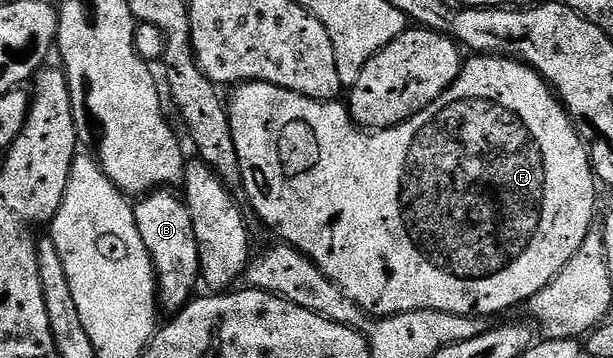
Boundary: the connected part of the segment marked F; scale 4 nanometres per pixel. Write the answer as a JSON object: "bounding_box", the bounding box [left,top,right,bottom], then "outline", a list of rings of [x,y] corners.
{"bounding_box":[228,54,596,319],"outline":[[[480,54],[467,57],[462,63],[462,71],[458,79],[435,102],[428,104],[428,108],[424,108],[416,116],[408,119],[408,121],[401,122],[399,126],[373,132],[359,126],[350,114],[349,109],[343,103],[341,106],[341,101],[338,100],[317,102],[314,98],[297,94],[291,90],[285,90],[279,86],[273,86],[267,82],[243,82],[235,85],[233,90],[234,95],[228,98],[232,140],[236,140],[236,156],[240,160],[240,172],[242,173],[241,189],[243,191],[246,190],[251,204],[254,205],[255,212],[262,217],[264,225],[271,226],[282,237],[279,239],[285,245],[295,246],[300,253],[312,259],[320,268],[320,272],[324,272],[324,276],[328,276],[328,280],[335,282],[361,308],[363,314],[373,316],[375,319],[390,318],[394,314],[407,314],[408,312],[416,312],[417,310],[435,310],[436,312],[444,312],[445,314],[472,318],[483,316],[482,314],[502,314],[505,310],[510,310],[513,306],[520,305],[521,302],[522,305],[529,303],[530,298],[536,296],[536,292],[543,290],[562,271],[564,264],[568,264],[568,260],[572,260],[572,256],[576,256],[576,252],[582,247],[584,240],[589,236],[592,227],[595,225],[594,186],[596,187],[596,175],[593,166],[590,164],[590,151],[586,149],[586,143],[579,136],[578,129],[574,127],[574,122],[570,119],[570,115],[567,114],[565,106],[558,101],[550,83],[544,81],[533,68],[519,59],[509,56],[495,56],[493,54]]]}

